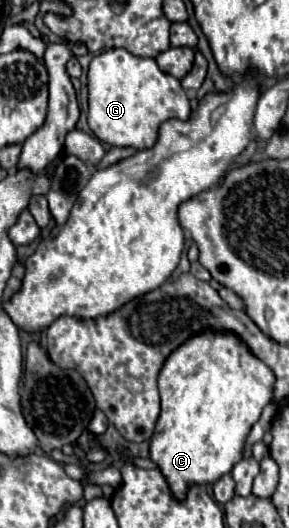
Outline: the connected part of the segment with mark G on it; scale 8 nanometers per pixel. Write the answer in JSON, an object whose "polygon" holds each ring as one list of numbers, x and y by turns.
{"polygon":[[111,48,97,54,89,64,89,128,109,146,147,150,157,140,161,122,191,116,191,106,181,82,159,70,153,58,129,54,125,48]]}

